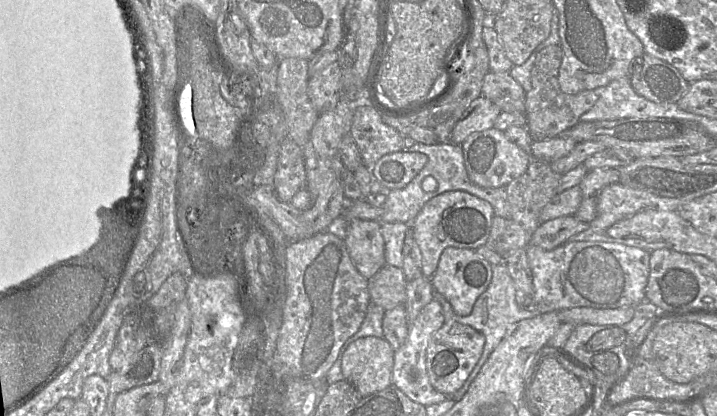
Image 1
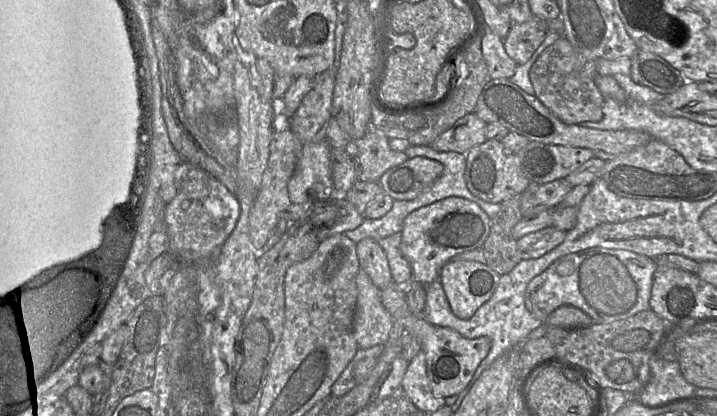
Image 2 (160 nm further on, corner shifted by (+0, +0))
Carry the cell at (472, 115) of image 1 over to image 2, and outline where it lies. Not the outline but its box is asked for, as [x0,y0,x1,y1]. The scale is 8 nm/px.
[429,112,487,155]

